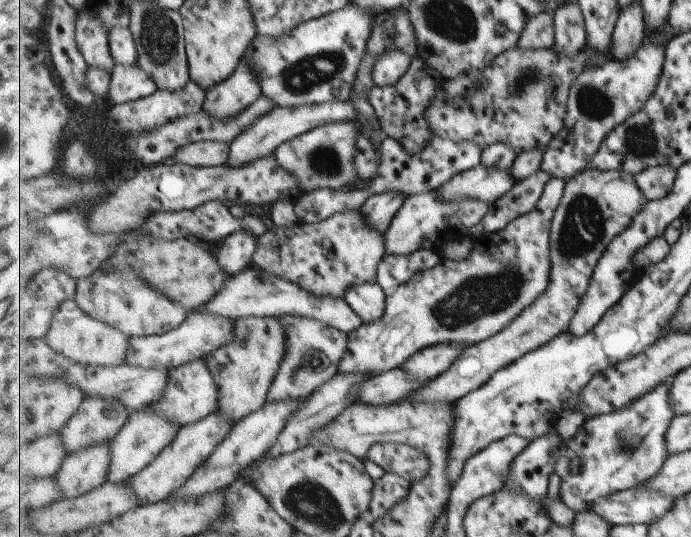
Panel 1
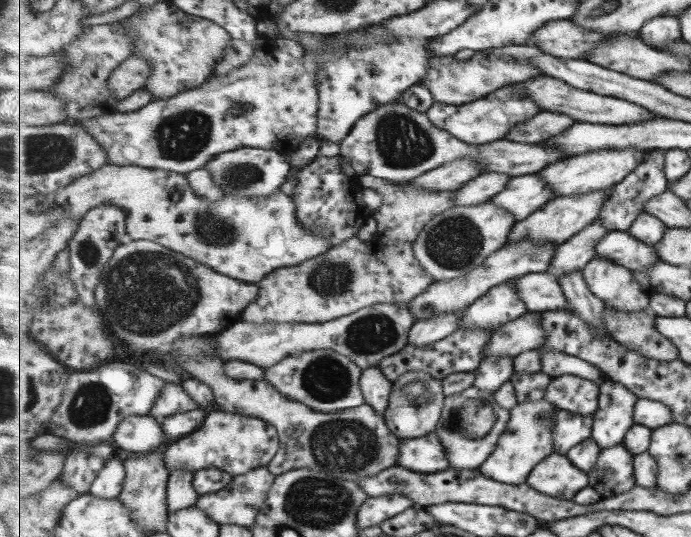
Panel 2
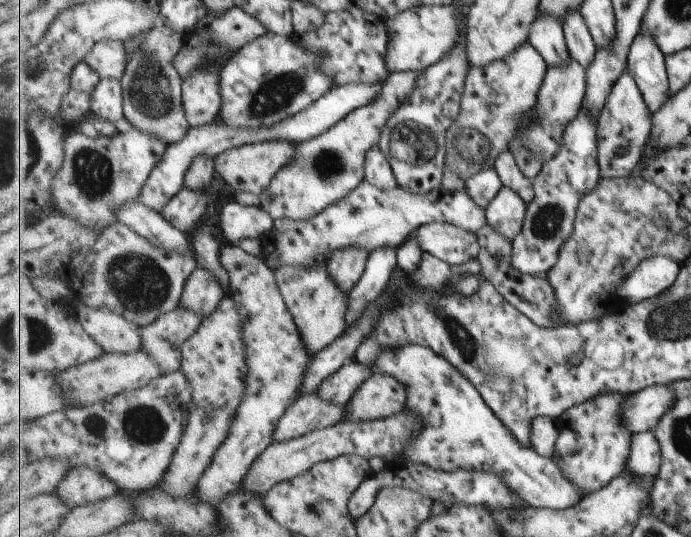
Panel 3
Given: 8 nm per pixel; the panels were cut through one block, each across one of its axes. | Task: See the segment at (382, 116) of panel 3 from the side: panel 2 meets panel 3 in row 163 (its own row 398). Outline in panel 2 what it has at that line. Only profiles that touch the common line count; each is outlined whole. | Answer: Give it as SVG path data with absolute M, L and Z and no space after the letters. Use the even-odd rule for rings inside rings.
M317 349L281 359L280 363L266 370L265 378L289 399L301 401L319 412L336 413L366 403L360 386L363 371L348 356L331 349Z

